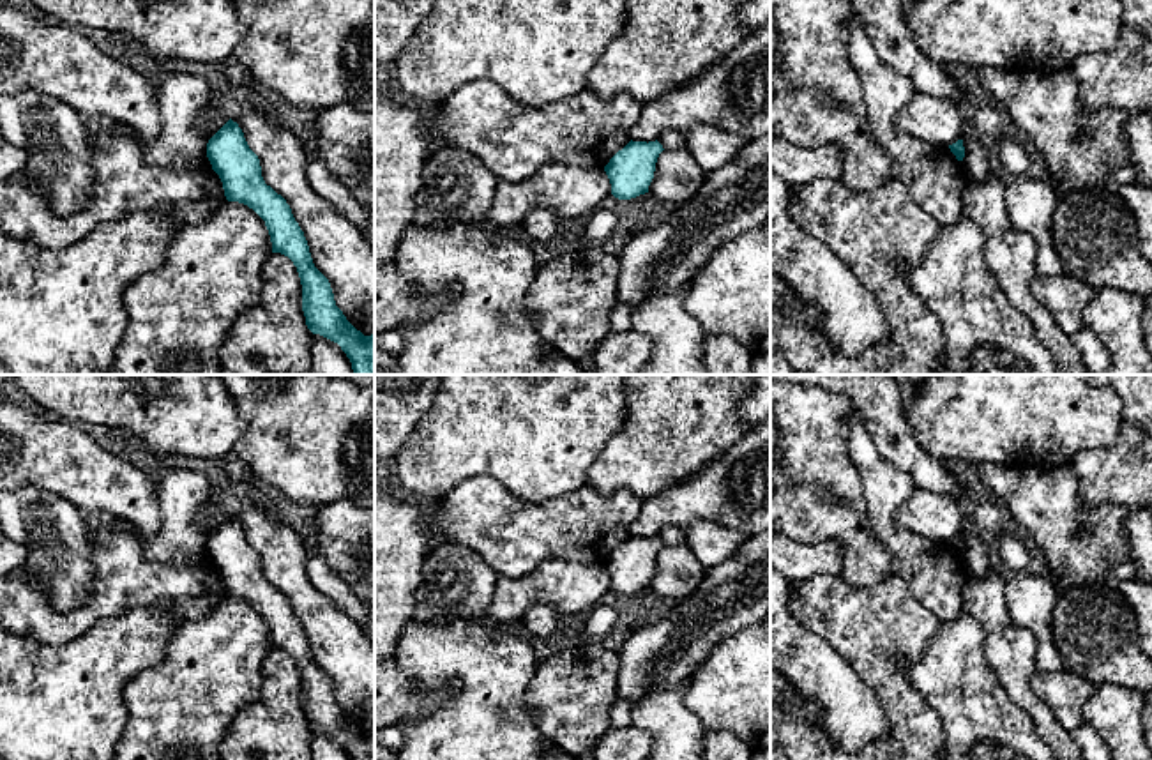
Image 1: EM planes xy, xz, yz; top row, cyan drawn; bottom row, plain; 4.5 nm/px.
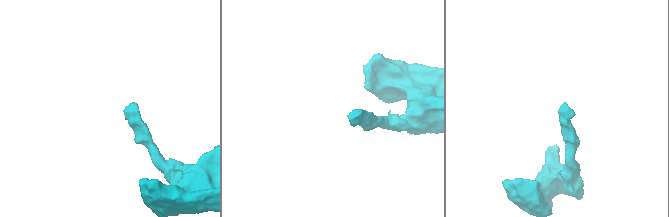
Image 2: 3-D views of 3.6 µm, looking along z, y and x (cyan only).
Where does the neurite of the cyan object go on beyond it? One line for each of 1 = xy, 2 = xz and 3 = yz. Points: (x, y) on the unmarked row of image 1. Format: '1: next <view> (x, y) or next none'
1: next none
2: next none
3: next none

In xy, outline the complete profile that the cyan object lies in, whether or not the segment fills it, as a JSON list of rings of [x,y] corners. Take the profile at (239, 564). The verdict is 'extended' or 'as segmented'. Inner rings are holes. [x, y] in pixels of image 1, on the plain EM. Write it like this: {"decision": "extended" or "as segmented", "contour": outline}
{"decision": "as segmented", "contour": [[[231,514],[208,536],[207,553],[219,571],[228,597],[253,604],[270,631],[272,649],[288,652],[302,680],[306,721],[341,742],[352,760],[375,760],[375,728],[364,732],[336,702],[329,675],[315,663],[307,636],[286,596],[261,573],[258,551]]]}

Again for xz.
{"decision": "as segmented", "contour": [[[631,536],[618,546],[604,562],[611,580],[611,590],[618,596],[631,596],[648,589],[656,559],[663,546],[657,536],[648,539]]]}

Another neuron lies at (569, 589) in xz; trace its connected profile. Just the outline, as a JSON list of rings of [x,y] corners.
[[[551,559],[518,578],[498,576],[493,601],[484,615],[495,627],[519,631],[532,606],[546,604],[565,619],[590,612],[610,590],[611,580],[604,564],[571,564]]]

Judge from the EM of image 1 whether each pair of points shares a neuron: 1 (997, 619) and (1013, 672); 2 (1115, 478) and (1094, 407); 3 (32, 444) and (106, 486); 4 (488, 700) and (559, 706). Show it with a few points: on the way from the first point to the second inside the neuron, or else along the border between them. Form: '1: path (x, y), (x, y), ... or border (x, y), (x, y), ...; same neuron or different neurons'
1: path (999, 631), (1013, 660); same neuron
2: border (1122, 423), (1112, 444), (1082, 449), (1069, 463); different neurons
3: path (50, 453), (89, 476); same neuron
4: border (538, 663), (527, 691), (527, 706), (548, 737); different neurons

